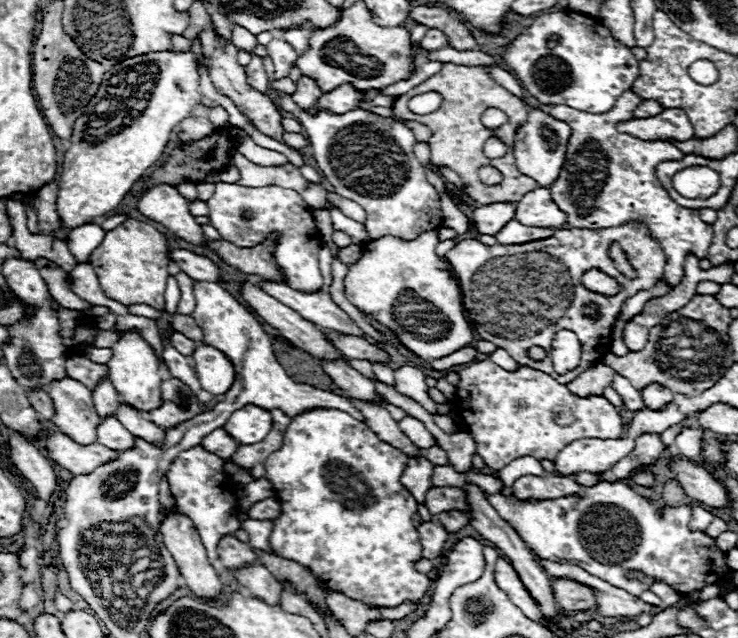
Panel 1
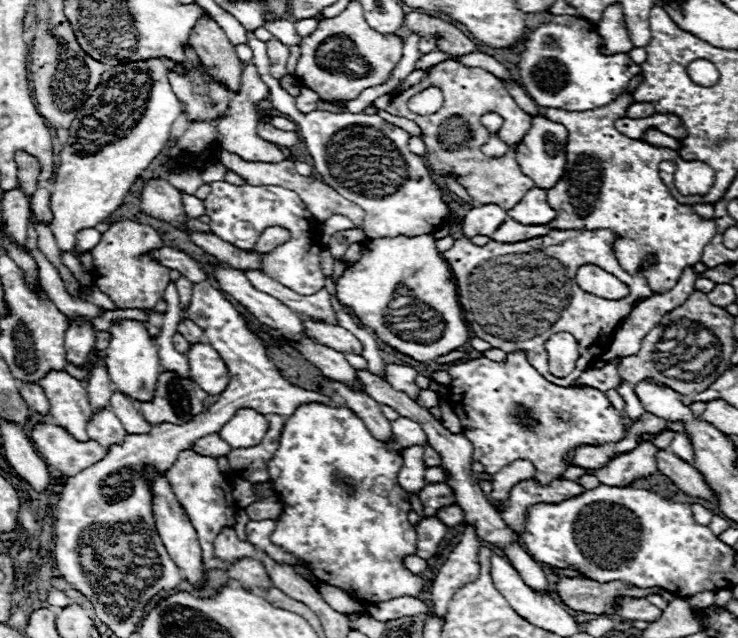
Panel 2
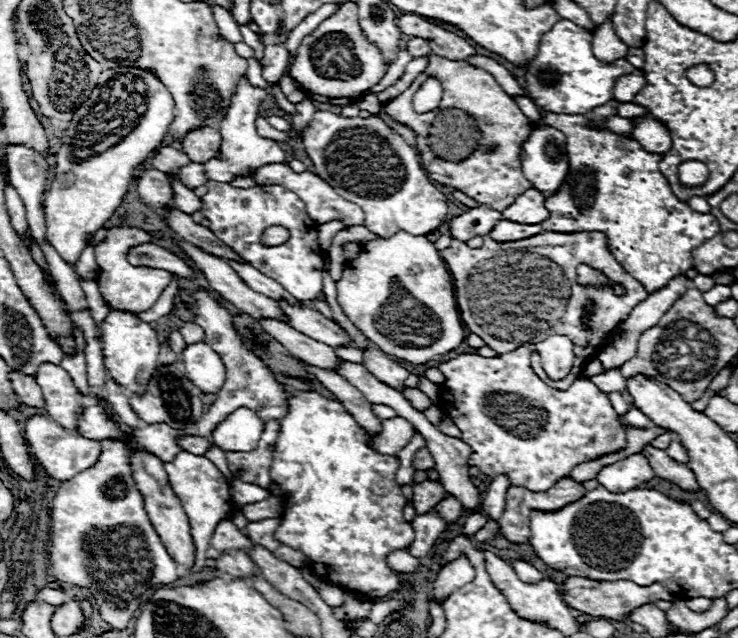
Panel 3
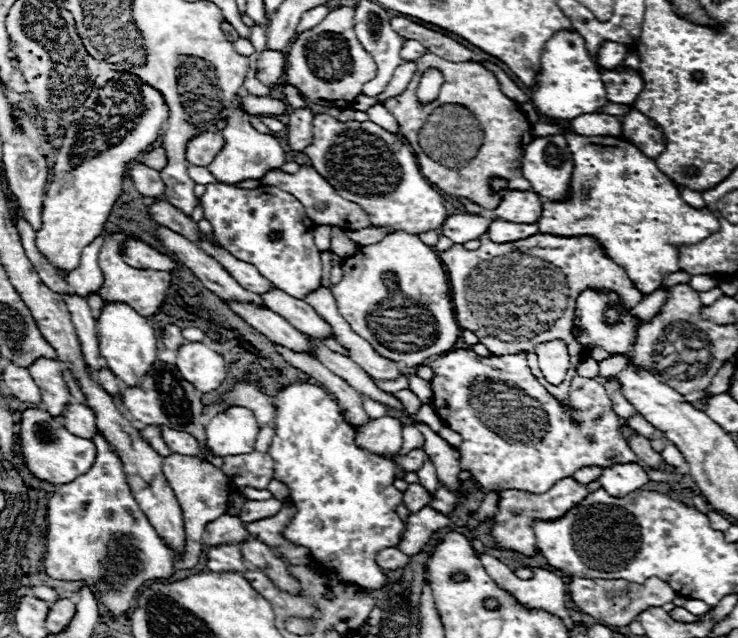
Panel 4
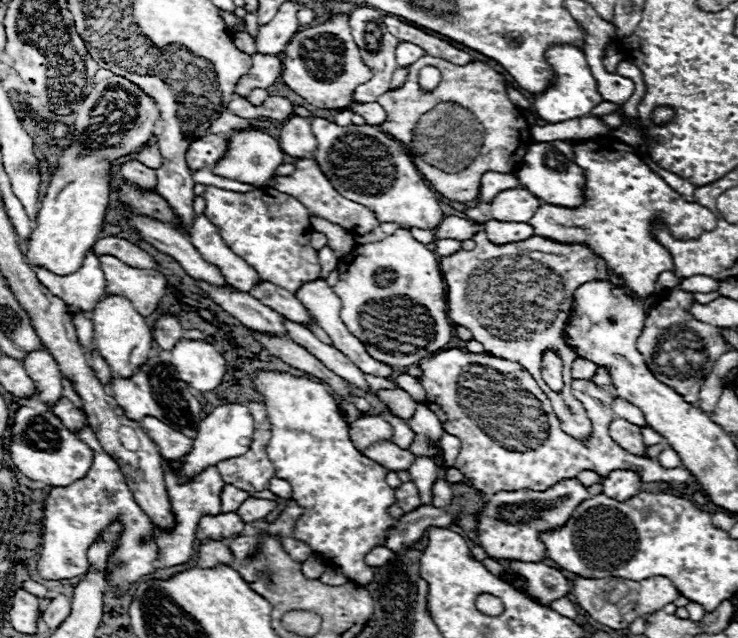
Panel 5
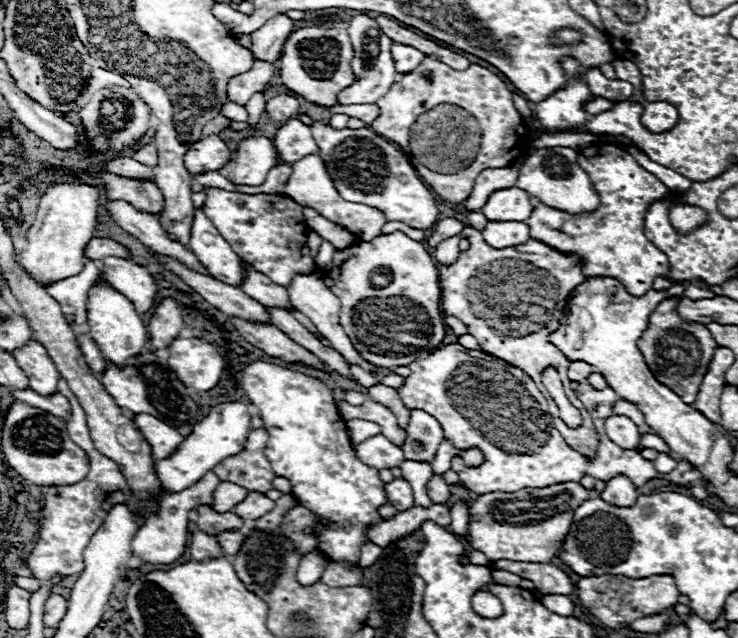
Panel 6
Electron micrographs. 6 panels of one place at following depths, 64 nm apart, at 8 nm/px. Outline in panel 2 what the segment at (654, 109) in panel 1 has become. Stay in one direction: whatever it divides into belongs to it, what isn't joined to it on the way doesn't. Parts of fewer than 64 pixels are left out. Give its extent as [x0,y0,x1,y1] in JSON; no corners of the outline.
[626,102,656,118]

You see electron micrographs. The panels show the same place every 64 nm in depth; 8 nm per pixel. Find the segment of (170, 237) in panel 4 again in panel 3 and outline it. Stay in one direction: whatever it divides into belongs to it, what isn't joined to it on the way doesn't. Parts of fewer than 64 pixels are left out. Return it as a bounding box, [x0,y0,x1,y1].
[182,242,290,324]

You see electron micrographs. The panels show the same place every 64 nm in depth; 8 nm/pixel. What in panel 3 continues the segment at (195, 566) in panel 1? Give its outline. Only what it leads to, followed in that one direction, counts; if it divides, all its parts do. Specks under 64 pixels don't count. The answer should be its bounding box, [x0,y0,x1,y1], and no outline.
[132,452,196,570]

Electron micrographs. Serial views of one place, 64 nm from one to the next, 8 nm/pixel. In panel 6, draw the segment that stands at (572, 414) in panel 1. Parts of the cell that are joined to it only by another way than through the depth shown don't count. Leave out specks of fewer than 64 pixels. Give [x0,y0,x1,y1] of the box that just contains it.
[400,344,702,494]

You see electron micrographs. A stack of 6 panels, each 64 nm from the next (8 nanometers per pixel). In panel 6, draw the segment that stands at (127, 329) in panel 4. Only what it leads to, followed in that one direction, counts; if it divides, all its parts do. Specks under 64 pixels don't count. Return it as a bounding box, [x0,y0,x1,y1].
[86,284,148,366]

